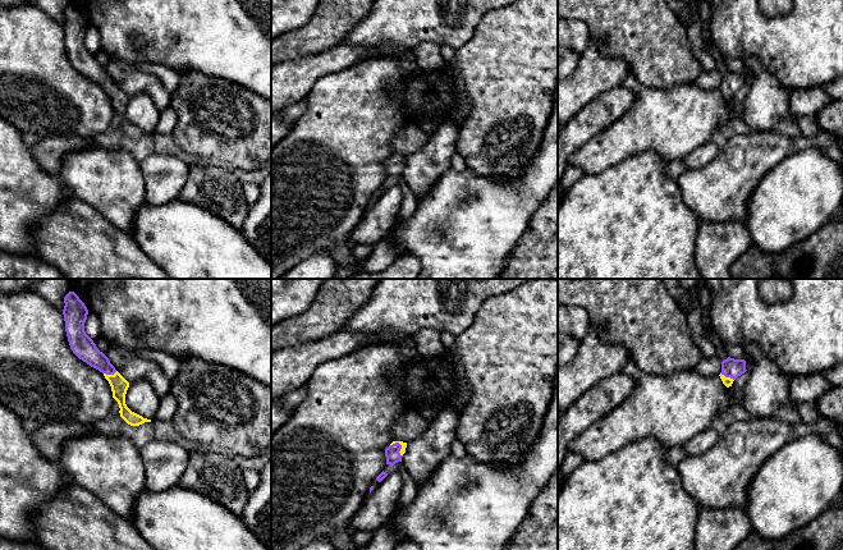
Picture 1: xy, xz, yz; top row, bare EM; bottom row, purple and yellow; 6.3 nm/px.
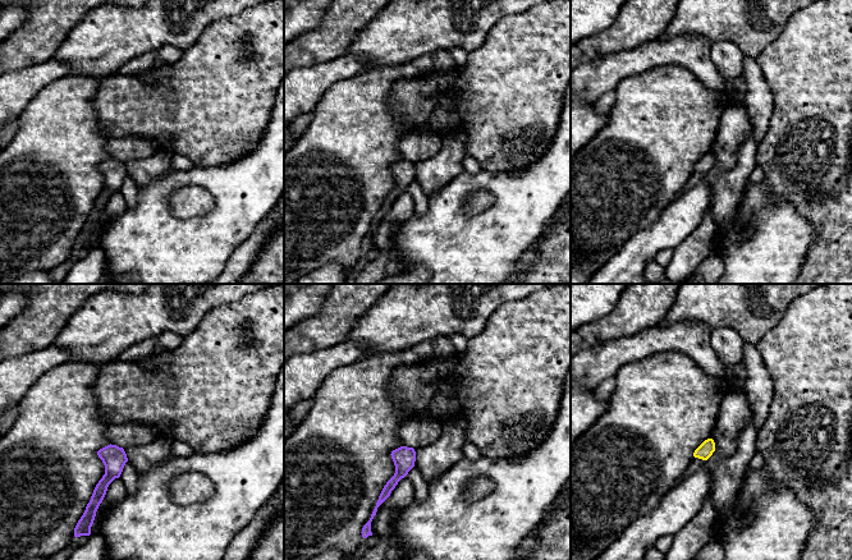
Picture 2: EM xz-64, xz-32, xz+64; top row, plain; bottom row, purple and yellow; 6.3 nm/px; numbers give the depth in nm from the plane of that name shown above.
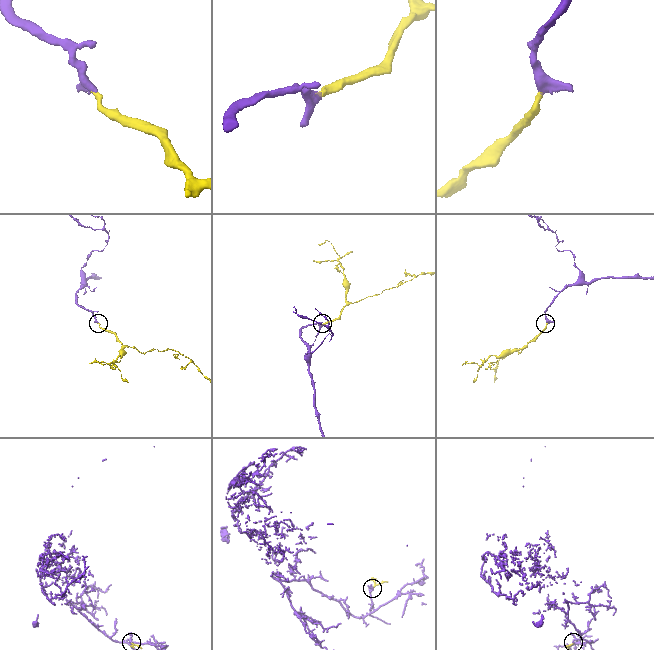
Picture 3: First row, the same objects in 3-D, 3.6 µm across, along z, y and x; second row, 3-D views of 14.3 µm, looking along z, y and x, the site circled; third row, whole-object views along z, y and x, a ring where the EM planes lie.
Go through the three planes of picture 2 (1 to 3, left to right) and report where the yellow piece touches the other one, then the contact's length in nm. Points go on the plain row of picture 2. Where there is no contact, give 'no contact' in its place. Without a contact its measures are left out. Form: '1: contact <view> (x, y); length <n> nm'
1: no contact
2: no contact
3: no contact

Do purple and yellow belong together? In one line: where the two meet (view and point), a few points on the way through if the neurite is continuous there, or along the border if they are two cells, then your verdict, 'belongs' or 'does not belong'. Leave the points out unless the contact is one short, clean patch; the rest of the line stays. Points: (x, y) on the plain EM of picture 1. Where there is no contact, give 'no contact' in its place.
yz (727, 90) | across yz (731, 81), (727, 90), (727, 95) | belongs

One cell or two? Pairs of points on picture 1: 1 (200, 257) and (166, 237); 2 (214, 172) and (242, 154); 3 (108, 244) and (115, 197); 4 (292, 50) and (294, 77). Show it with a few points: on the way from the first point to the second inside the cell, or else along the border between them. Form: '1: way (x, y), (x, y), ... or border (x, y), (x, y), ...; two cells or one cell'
1: way (192, 250), (179, 237), (174, 237); one cell
2: border (204, 160), (216, 160), (234, 169); two cells
3: border (87, 205), (131, 234); two cells
4: border (323, 50), (288, 59), (284, 63); two cells

